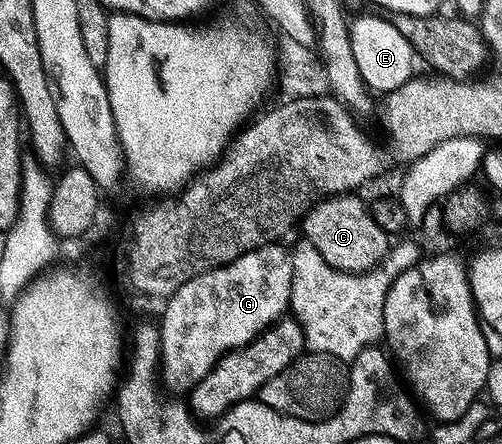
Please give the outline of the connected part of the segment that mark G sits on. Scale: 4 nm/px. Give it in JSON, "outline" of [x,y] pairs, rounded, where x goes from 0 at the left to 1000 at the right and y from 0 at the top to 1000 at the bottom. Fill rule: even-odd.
{"outline":[[[562,550],[520,554],[428,608],[406,613],[375,640],[367,640],[337,669],[325,689],[323,721],[315,725],[321,784],[317,788],[319,860],[329,881],[369,890],[436,811],[454,793],[476,788],[544,734],[578,698],[578,651],[582,649],[580,565]]]}

